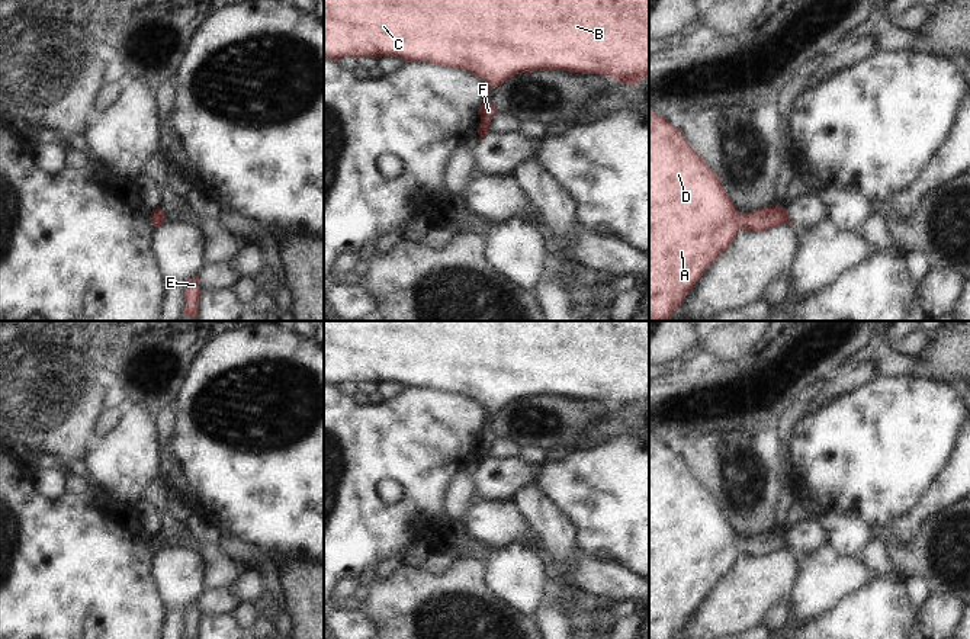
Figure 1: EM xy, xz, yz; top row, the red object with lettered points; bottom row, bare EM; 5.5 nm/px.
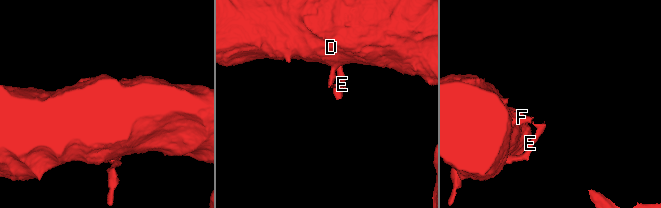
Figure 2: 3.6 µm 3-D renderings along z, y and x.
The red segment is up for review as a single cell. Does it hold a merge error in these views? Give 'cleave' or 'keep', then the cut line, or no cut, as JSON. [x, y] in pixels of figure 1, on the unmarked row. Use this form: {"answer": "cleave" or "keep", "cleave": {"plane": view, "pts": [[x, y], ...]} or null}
{"answer": "cleave", "cleave": {"plane": "xz", "pts": [[487, 456], [481, 462]]}}

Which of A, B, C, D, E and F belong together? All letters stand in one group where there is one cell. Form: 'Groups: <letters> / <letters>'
Groups: A B C D F / E.

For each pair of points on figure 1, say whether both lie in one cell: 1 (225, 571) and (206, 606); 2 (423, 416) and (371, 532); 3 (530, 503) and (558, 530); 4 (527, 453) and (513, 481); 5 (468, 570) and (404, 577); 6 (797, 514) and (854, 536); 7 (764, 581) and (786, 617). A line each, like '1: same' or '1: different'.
1: different
2: same
3: same
4: different
5: same
6: same
7: different

